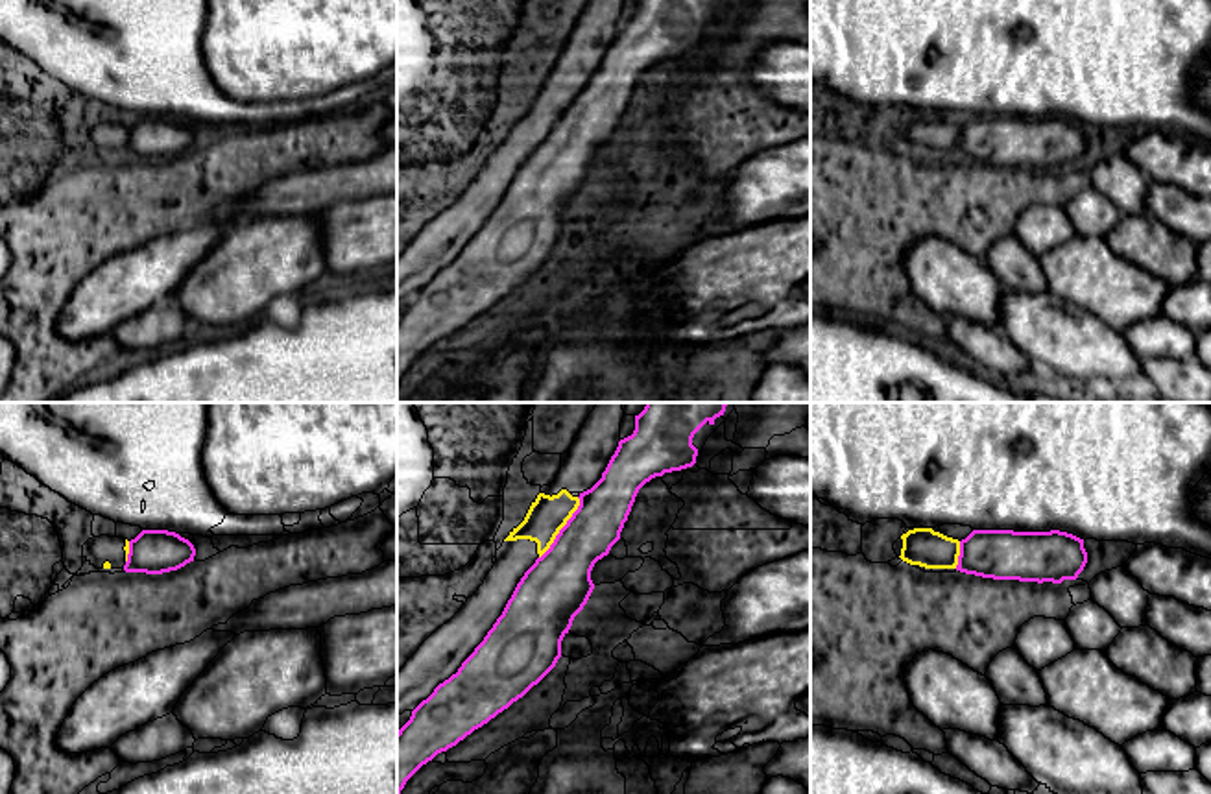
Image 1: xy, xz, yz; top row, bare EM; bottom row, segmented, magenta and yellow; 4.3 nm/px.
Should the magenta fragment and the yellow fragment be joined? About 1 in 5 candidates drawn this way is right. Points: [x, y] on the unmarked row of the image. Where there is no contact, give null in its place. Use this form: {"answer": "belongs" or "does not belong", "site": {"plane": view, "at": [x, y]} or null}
{"answer": "does not belong", "site": {"plane": "xz", "at": [562, 115]}}

